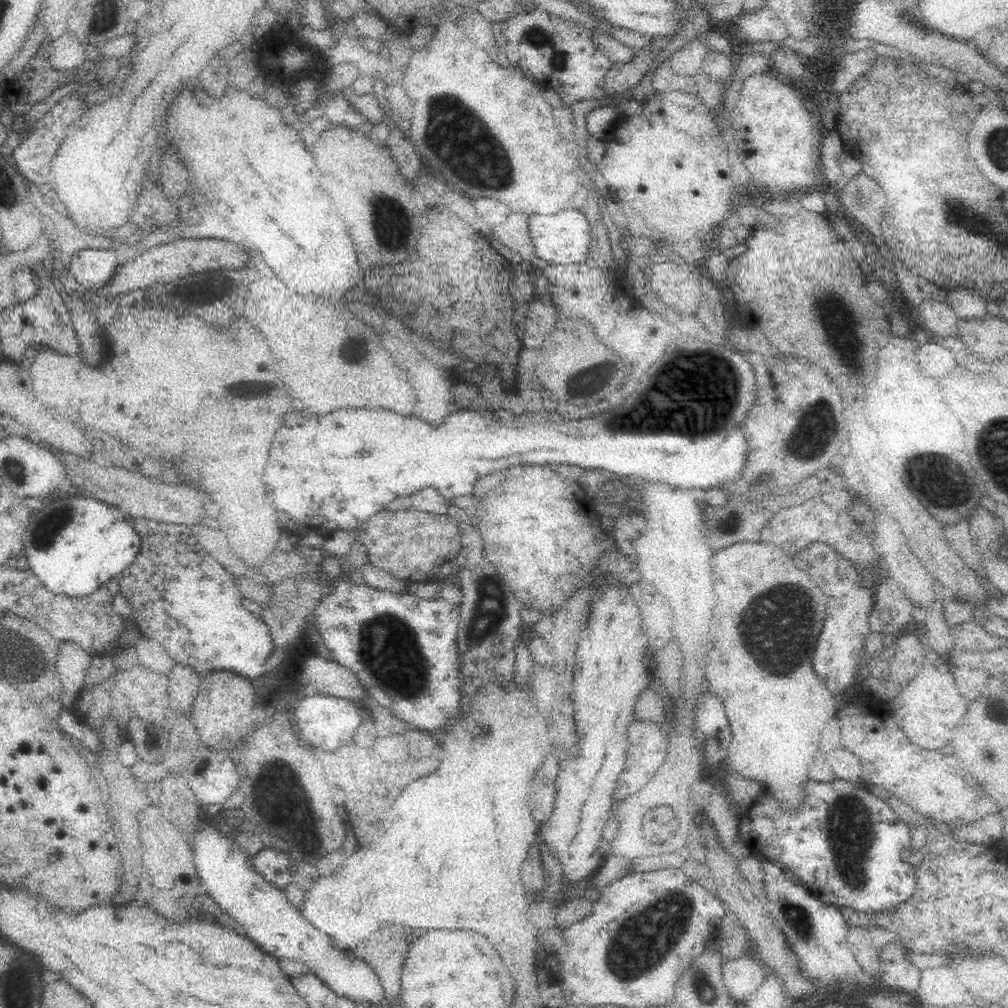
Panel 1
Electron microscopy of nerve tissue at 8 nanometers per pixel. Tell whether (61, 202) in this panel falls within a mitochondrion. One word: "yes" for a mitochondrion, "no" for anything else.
no

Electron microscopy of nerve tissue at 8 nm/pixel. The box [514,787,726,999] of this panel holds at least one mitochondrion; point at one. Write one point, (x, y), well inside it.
(643, 942)

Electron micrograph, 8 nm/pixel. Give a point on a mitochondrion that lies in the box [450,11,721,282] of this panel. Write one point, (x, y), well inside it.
(543, 42)

